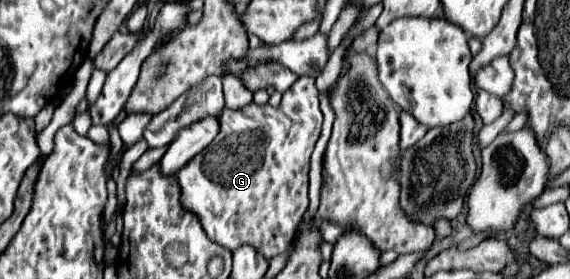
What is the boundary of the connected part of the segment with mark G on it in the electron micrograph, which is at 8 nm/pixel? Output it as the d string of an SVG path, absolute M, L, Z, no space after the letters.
M300 77L292 89L282 93L278 109L270 105L250 103L244 109L224 109L220 115L220 133L204 147L180 173L176 173L180 185L182 207L196 215L210 241L228 251L236 251L242 245L254 247L266 259L284 253L296 233L308 209L308 169L314 143L320 135L322 111L318 107L318 89L312 77Z

